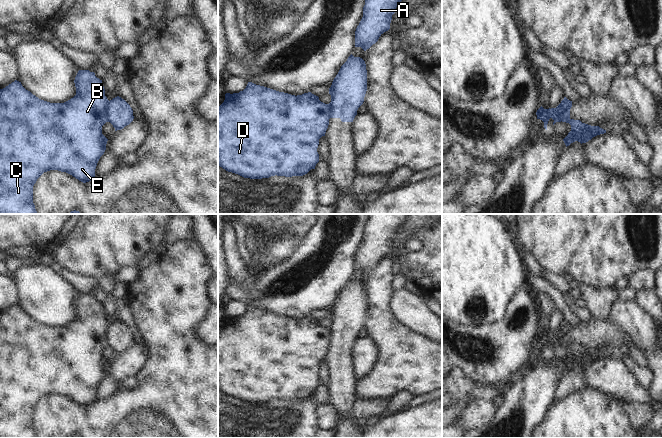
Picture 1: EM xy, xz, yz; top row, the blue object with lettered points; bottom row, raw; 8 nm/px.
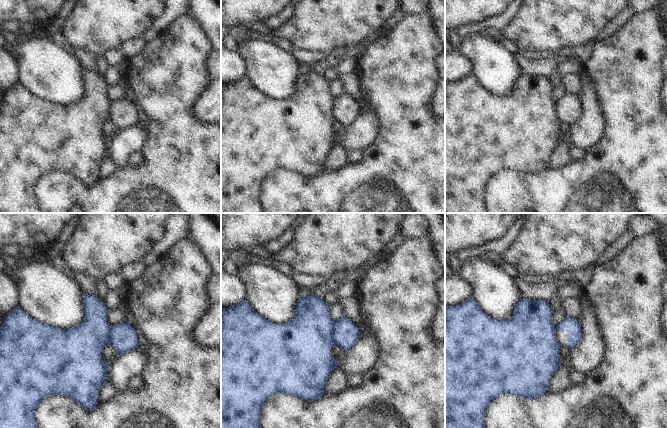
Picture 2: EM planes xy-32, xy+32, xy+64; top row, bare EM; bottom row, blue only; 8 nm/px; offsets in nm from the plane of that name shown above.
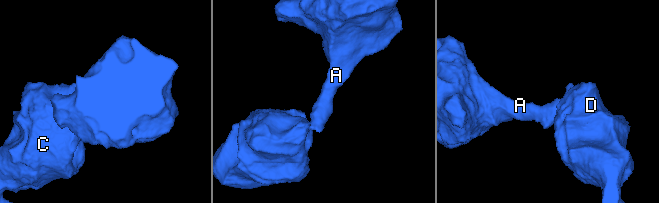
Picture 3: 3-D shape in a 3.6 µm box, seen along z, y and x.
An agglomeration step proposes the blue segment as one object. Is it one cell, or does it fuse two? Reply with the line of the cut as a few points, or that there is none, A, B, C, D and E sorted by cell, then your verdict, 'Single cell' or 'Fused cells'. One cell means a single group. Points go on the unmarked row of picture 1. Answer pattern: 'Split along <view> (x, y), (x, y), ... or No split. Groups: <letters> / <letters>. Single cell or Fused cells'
Split along xy (109, 325), (106, 331), (107, 345). Groups: A / B C D E. Fused cells

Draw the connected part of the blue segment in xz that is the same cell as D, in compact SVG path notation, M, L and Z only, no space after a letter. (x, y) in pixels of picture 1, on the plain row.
M248 306L243 315L233 318L226 317L224 326L218 331L218 389L228 396L250 403L269 402L275 399L285 401L303 400L311 393L315 393L316 388L319 386L317 372L319 369L319 363L322 360L325 360L328 352L330 336L330 329L321 326L319 321L311 316L295 320Z

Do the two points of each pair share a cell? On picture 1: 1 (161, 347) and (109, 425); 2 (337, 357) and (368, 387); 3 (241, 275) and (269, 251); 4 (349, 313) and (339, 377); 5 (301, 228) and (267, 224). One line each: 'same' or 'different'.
1: same
2: different
3: different
4: same
5: same

